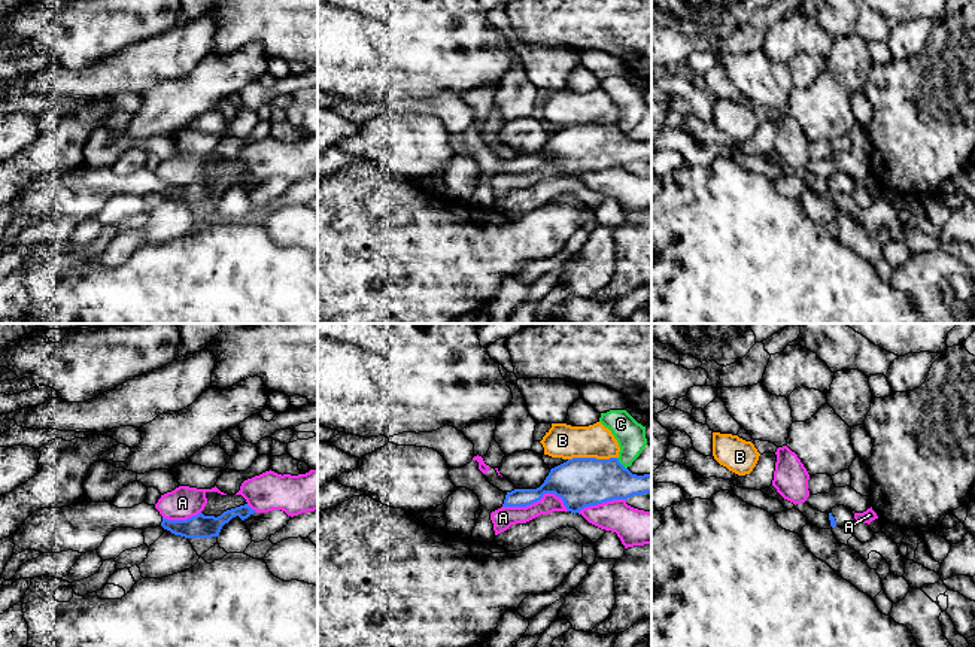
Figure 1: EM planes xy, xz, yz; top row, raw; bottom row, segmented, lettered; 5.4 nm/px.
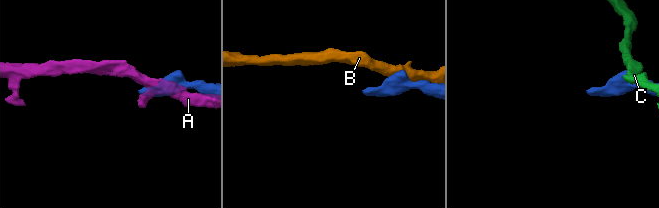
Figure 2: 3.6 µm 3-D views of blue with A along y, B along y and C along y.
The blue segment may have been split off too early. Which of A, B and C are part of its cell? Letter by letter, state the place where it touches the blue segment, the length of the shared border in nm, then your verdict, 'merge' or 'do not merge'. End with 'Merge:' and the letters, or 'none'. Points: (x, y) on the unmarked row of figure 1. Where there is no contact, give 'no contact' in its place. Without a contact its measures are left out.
A: meets blue in xz at (537, 166); contact 360 nm long; do not merge
B: meets blue in xz at (592, 124); contact 260 nm long; do not merge
C: meets blue in xz at (620, 130); contact 90 nm long; do not merge
Merge: none

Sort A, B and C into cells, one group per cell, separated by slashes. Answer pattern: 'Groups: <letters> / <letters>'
Groups: A / B / C

